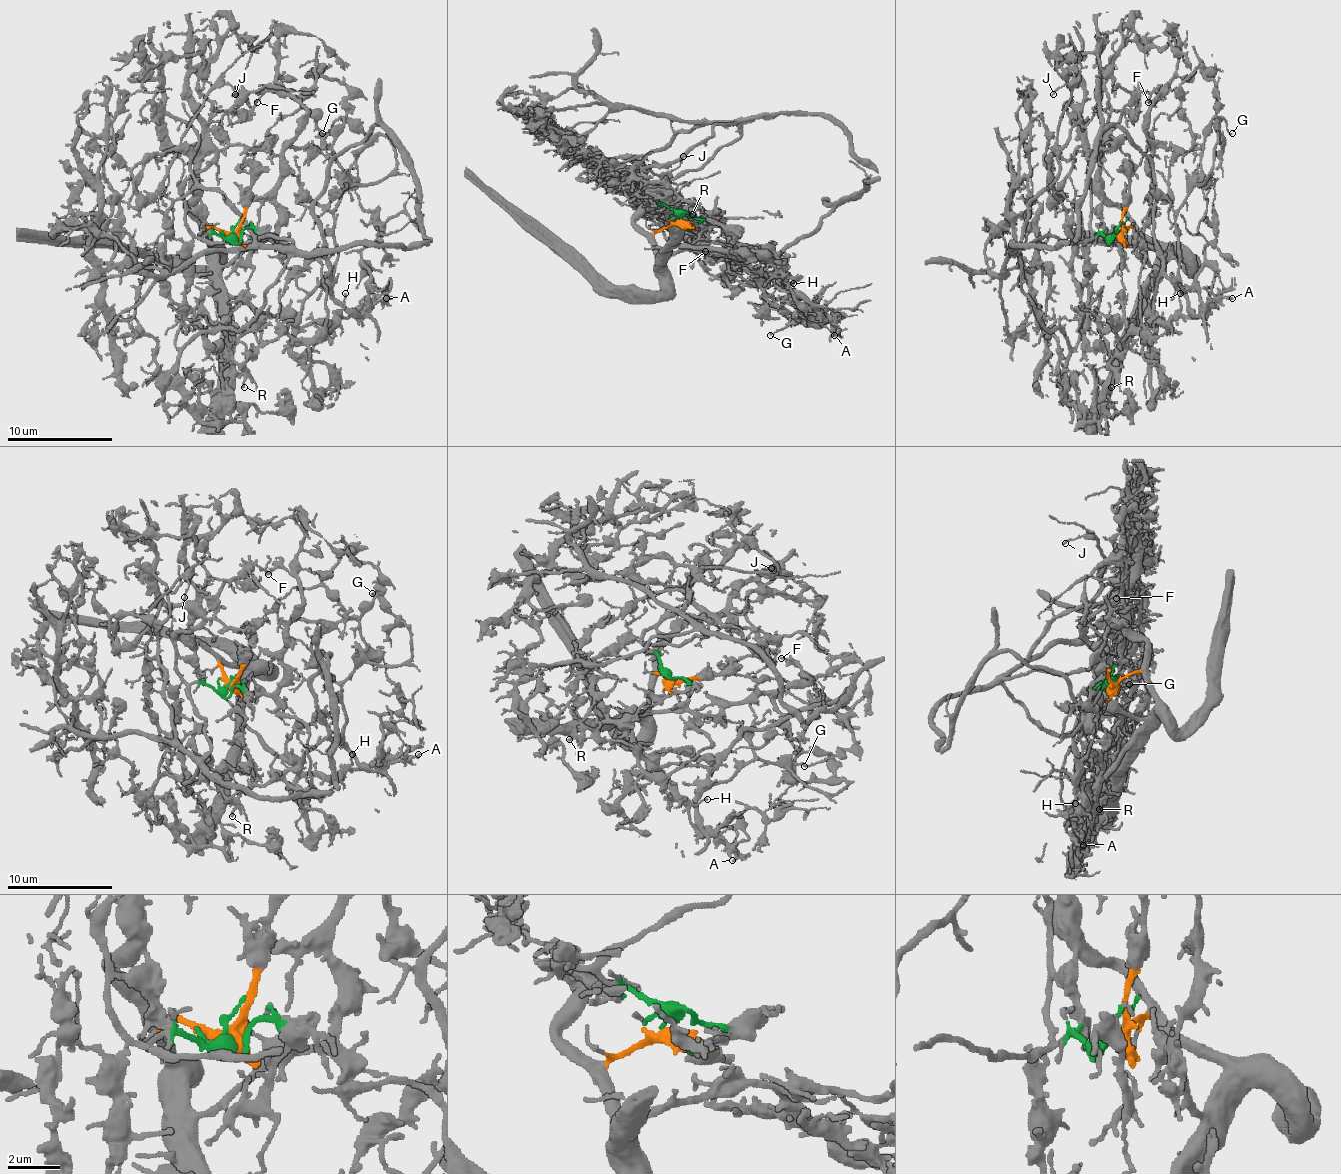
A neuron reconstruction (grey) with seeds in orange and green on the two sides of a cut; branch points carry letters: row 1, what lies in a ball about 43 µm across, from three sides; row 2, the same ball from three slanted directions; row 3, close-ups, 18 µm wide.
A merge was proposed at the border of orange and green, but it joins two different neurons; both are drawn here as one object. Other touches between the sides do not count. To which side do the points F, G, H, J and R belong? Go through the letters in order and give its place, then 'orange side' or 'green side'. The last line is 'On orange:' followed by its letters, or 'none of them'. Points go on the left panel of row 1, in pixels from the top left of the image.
F: at (257, 102); orange side
G: at (322, 133); green side
H: at (345, 293); orange side
J: at (235, 94); green side
R: at (244, 387); orange side
On orange: F, H, R

